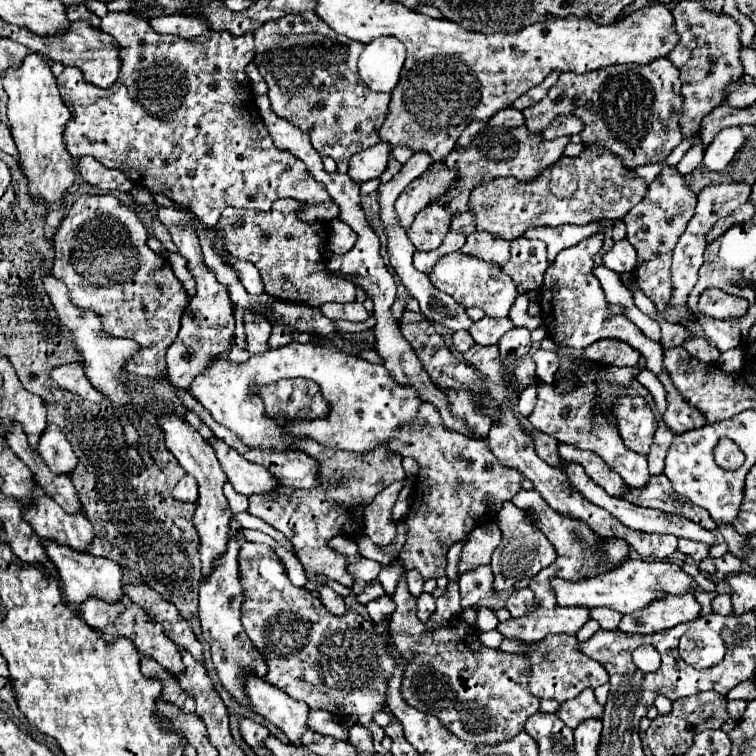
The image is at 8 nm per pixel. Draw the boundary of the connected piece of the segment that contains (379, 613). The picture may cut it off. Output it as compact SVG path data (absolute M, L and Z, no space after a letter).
M381 596L377 600L371 600L367 604L367 614L371 620L379 622L379 620L387 620L391 614L395 612L395 602L389 596Z

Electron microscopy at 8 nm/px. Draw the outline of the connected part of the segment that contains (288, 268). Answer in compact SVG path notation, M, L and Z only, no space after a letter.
M283 198L275 200L271 210L267 212L227 208L222 212L215 228L225 238L225 248L231 256L235 256L237 260L247 260L259 270L265 292L269 296L275 296L277 300L311 304L315 308L325 302L353 302L355 284L331 272L325 272L327 258L321 256L319 246L327 240L327 224L321 224L321 220L315 224L301 222L301 206L305 204Z

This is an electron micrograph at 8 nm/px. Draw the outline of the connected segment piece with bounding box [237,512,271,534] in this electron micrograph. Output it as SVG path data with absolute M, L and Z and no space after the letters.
M243 512L243 514L239 514L239 516L237 516L237 520L239 520L239 524L241 524L243 528L261 530L261 532L265 532L265 534L269 534L269 530L271 530L271 526L269 526L269 524L263 524L263 520L259 520L259 518L251 516L249 512Z

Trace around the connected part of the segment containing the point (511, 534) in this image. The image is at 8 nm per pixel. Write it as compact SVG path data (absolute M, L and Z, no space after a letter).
M513 502L503 504L503 508L495 516L495 522L503 532L503 540L491 558L491 568L495 574L495 590L509 590L517 580L533 578L543 568L551 566L557 558L553 544L543 536L543 532L539 532L539 528L531 526L521 518L523 518L523 512Z

